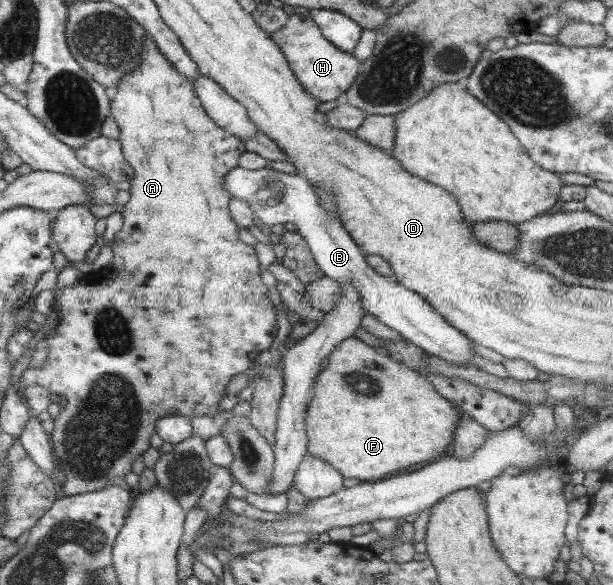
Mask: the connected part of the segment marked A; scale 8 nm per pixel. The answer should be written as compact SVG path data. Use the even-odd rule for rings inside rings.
M145 36L143 48L140 48L139 66L135 66L135 70L125 74L115 87L116 96L111 100L110 116L116 120L119 133L121 133L119 140L122 154L134 171L134 176L130 181L131 199L119 210L124 219L123 229L116 234L113 242L109 243L114 255L107 267L91 272L89 276L83 277L74 285L55 285L52 310L61 316L59 323L47 333L47 354L45 354L43 364L39 368L25 369L20 378L22 390L37 384L67 399L66 407L54 419L54 431L50 436L54 454L65 474L65 483L61 488L61 496L65 497L103 490L103 487L111 484L113 478L125 476L131 471L131 464L146 450L152 448L150 439L155 432L155 422L164 415L184 414L187 418L193 418L193 416L219 414L221 411L219 404L225 398L223 394L229 380L235 374L245 372L260 357L267 356L269 347L275 342L278 329L276 308L271 301L270 288L263 284L257 253L253 246L248 246L239 239L240 228L232 220L228 208L232 197L224 188L225 176L239 167L239 159L246 152L243 141L217 126L217 123L203 109L191 82L179 70L175 70L175 66L161 54L149 36ZM155 366L159 368L163 366L163 372L205 372L207 376L203 374L201 376L199 374L157 374Z

